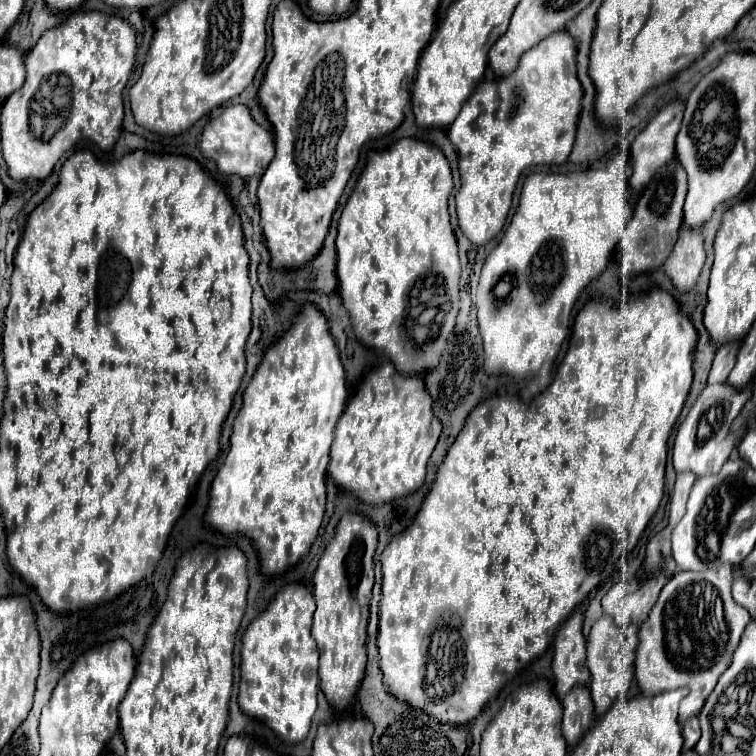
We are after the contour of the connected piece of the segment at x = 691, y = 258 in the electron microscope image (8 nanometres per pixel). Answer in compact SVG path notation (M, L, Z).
M682 225L678 241L664 263L664 271L680 291L688 291L696 283L704 259L706 253L704 253L704 241L700 229Z

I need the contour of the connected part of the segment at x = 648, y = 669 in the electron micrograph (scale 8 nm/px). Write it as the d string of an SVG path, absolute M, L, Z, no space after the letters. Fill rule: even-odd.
M728 565L716 571L678 571L662 589L640 631L640 645L634 661L640 694L656 695L688 687L688 697L682 699L680 721L700 713L718 677L728 669L740 635L750 621L748 611L730 597L732 579L734 569ZM718 613L722 613L722 619Z

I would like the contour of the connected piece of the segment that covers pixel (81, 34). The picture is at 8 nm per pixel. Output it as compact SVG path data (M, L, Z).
M98 11L76 13L66 23L46 31L26 55L26 83L12 93L2 109L2 153L12 179L46 179L56 161L80 139L92 139L110 151L120 137L124 103L122 89L130 79L136 55L136 33L120 17Z

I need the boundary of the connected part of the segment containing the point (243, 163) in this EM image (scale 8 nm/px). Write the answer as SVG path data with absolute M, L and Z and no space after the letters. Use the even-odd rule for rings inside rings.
M226 105L220 113L216 113L202 131L200 151L204 157L216 161L218 169L226 175L240 175L242 179L250 179L254 175L262 175L268 163L274 157L274 137L262 129L248 107L244 105Z

